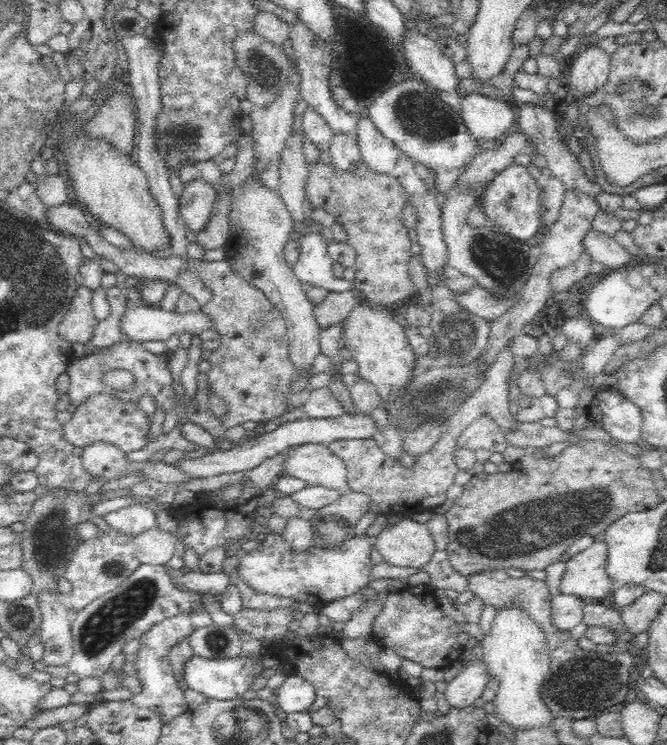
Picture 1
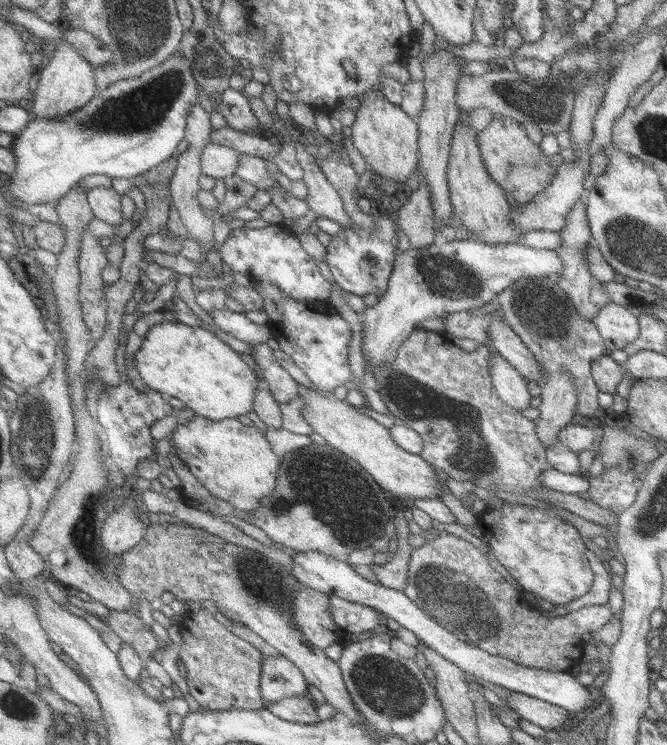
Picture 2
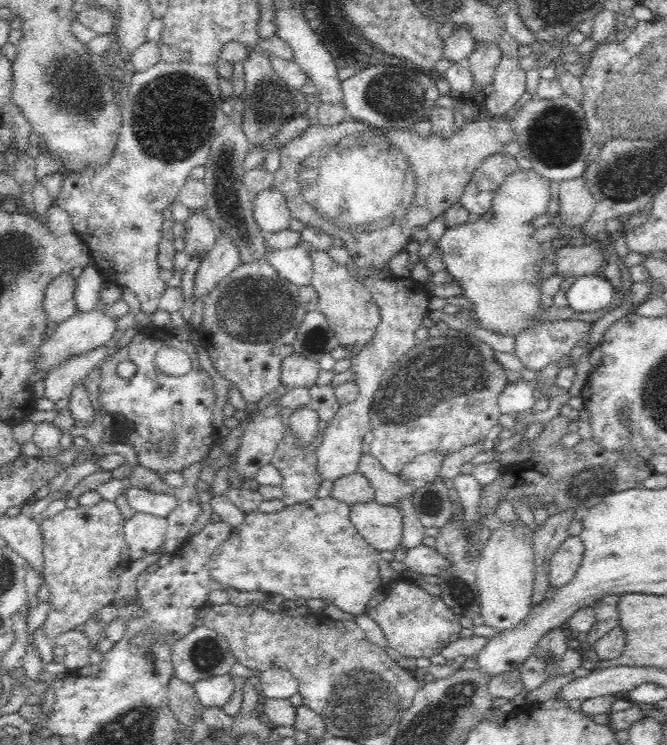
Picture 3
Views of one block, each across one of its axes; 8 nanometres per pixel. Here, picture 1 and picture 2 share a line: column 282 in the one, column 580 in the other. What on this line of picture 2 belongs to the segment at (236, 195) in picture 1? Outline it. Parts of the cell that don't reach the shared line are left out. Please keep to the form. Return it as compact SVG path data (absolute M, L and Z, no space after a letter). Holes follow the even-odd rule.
M579 202L573 206L573 209L566 214L565 224L558 232L561 237L560 247L555 250L558 260L561 261L561 272L553 278L555 284L565 293L568 301L575 312L584 320L592 320L597 311L609 303L609 299L602 289L602 283L599 282L587 268L586 262L582 257L582 252L591 239L589 225L585 218L584 202Z

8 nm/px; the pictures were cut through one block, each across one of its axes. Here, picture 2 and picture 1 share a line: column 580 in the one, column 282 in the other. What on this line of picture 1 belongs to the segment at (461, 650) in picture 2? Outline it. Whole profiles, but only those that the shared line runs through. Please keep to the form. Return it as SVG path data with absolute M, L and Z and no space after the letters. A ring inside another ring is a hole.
M299 675L291 676L277 689L278 706L283 715L310 712L317 696L314 686Z

